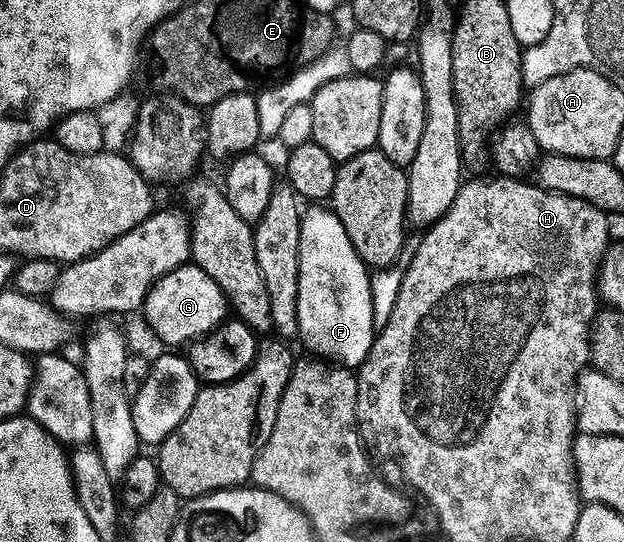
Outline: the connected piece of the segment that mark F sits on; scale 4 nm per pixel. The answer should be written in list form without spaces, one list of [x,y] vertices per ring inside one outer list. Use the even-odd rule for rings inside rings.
[[[313,206],[303,216],[301,225],[301,279],[298,296],[298,329],[300,341],[313,356],[332,363],[341,363],[352,371],[361,368],[370,357],[377,340],[373,280],[367,265],[352,247],[344,225],[335,214],[323,206]]]

